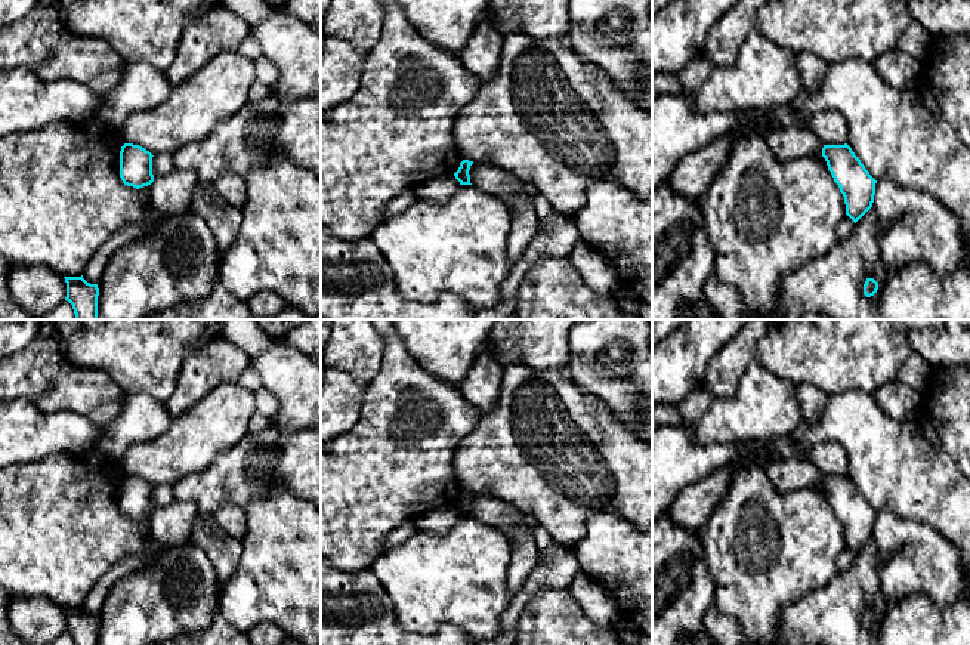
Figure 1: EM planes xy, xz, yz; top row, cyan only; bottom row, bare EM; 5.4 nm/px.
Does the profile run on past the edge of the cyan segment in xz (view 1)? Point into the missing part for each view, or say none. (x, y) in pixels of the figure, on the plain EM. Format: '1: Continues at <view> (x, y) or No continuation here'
1: No continuation here

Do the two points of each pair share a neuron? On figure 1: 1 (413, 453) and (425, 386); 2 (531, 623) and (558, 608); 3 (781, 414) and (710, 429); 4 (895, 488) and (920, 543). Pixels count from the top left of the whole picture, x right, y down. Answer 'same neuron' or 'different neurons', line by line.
1: same neuron
2: same neuron
3: same neuron
4: different neurons

